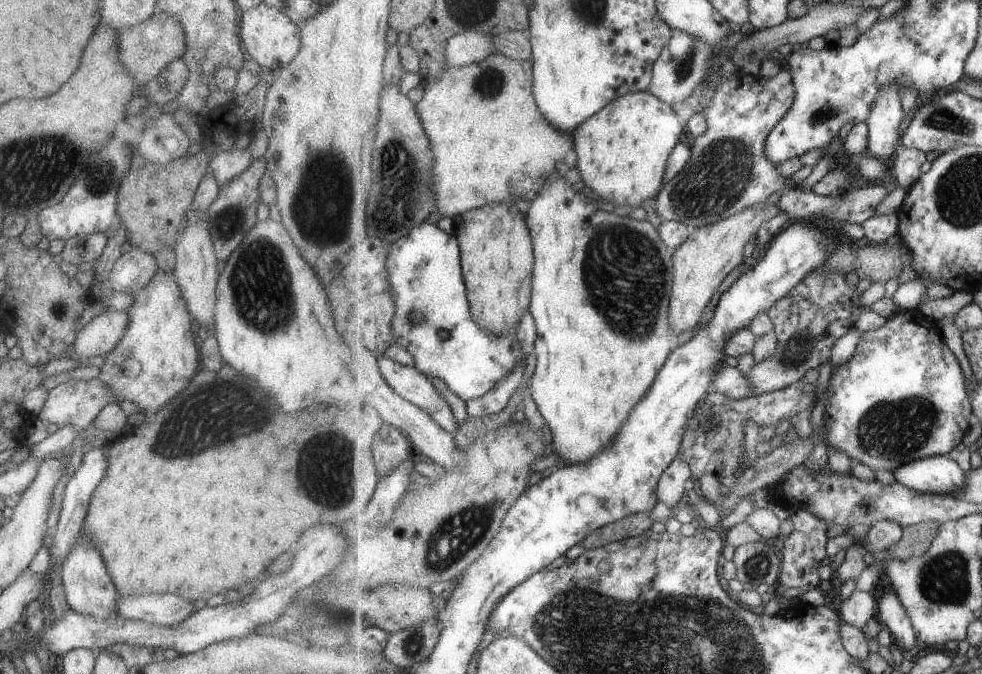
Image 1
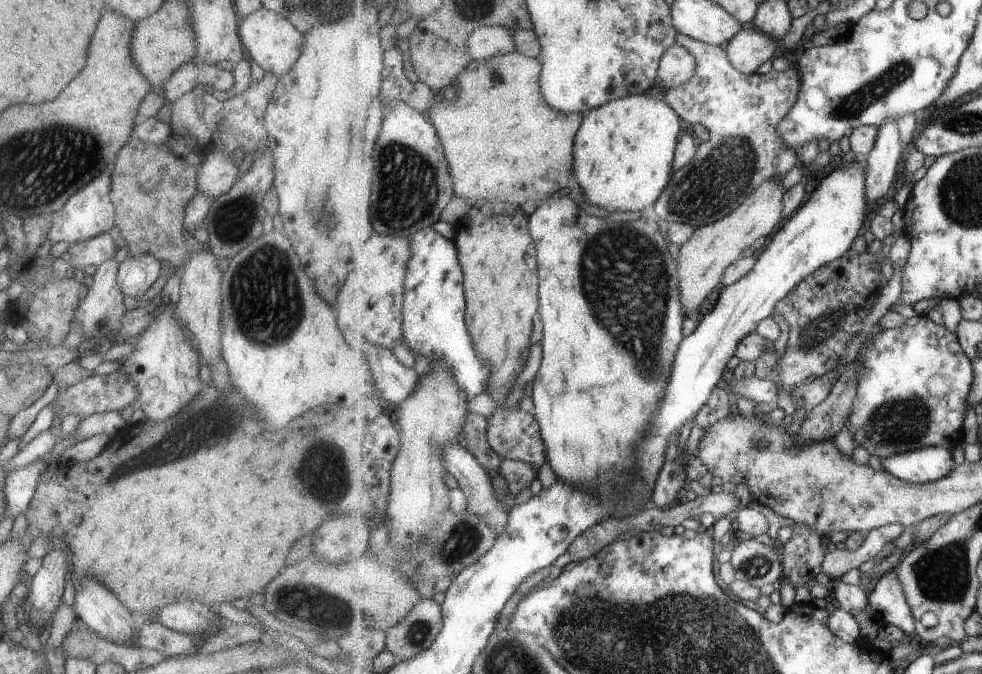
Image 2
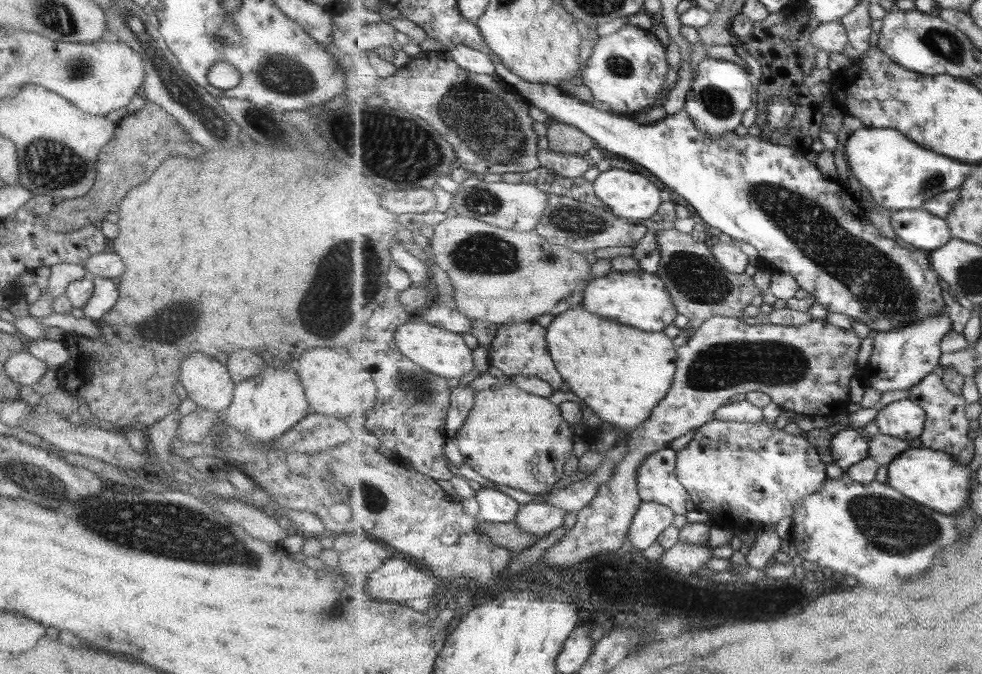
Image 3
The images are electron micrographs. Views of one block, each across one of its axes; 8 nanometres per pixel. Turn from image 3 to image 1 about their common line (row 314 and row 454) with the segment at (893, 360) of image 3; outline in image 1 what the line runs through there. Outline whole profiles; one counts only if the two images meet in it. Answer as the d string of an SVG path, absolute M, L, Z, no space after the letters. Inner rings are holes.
M948 453L913 459L898 466L893 475L910 489L928 493L956 492L966 483L966 472Z

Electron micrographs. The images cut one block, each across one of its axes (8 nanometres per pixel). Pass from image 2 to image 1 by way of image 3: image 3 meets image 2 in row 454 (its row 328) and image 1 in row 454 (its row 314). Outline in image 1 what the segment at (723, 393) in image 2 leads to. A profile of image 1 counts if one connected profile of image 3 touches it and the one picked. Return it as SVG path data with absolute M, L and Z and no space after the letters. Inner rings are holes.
M797 381L791 386L776 391L766 392L744 399L732 399L725 396L715 388L711 388L708 397L700 404L696 416L685 432L682 440L684 457L691 465L694 480L703 472L712 472L716 476L737 478L742 468L743 451L746 442L746 422L755 421L761 426L776 424L781 419L788 419L792 424L795 420L803 422L799 426L799 434L803 438L813 435L811 428L811 412L815 403L813 392L817 390L817 384Z

